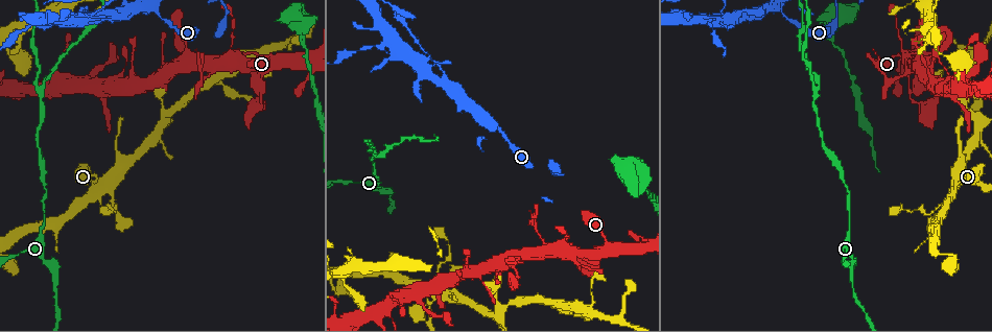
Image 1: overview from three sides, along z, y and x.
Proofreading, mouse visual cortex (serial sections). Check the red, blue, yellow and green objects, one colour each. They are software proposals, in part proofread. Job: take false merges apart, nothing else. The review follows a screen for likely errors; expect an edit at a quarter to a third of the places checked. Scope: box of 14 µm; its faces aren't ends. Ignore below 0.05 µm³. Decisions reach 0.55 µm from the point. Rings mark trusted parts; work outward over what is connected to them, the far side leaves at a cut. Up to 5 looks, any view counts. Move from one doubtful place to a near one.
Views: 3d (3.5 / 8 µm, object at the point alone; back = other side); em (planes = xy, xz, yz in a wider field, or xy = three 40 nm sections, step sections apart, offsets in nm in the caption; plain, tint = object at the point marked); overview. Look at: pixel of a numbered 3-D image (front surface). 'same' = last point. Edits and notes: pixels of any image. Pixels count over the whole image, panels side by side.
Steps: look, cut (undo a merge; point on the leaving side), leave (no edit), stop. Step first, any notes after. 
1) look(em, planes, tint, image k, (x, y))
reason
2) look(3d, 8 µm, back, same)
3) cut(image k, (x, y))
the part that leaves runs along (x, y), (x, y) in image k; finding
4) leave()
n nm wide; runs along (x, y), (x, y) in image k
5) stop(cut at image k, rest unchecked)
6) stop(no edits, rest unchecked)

look(3d, 3.5 µm, image 1, (534, 225))
sharp bend

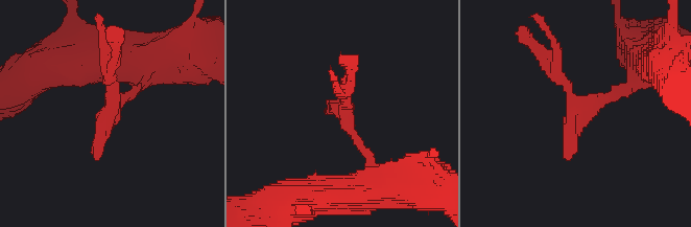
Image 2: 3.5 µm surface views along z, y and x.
leave()
runs along (634, 84), (577, 103), (543, 51) in image 2; one cell here

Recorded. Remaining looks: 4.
look(3d, 3.5 µm, image 1, (108, 181))
two arms at a narrow angle

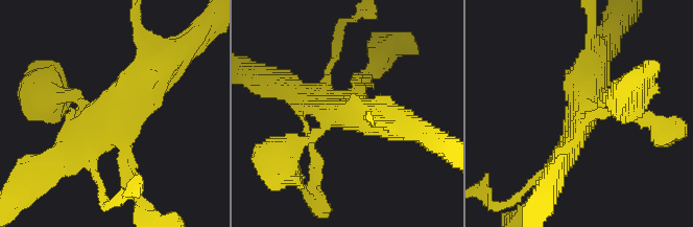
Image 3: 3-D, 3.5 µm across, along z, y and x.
leave()
runs along (58, 94), (106, 113), (164, 62) in image 3; one cell here

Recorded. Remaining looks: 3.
stop(no edits, rest unchecked)

